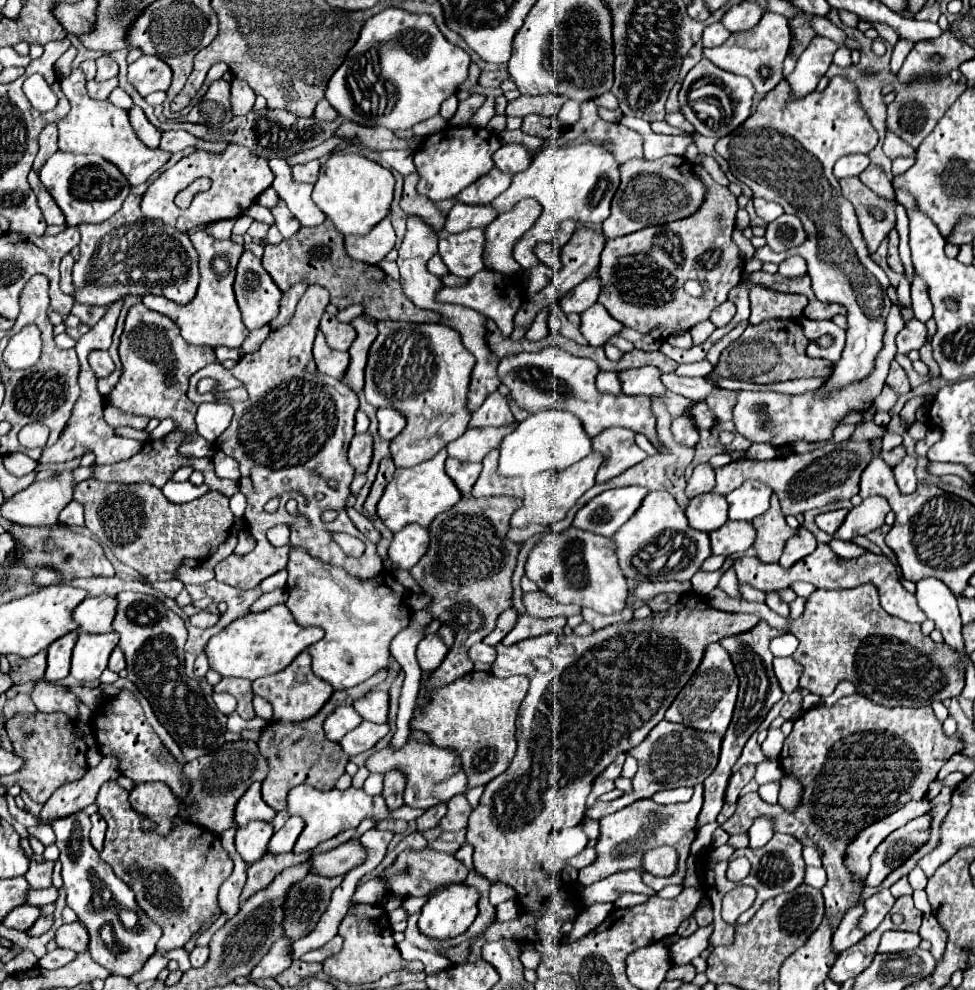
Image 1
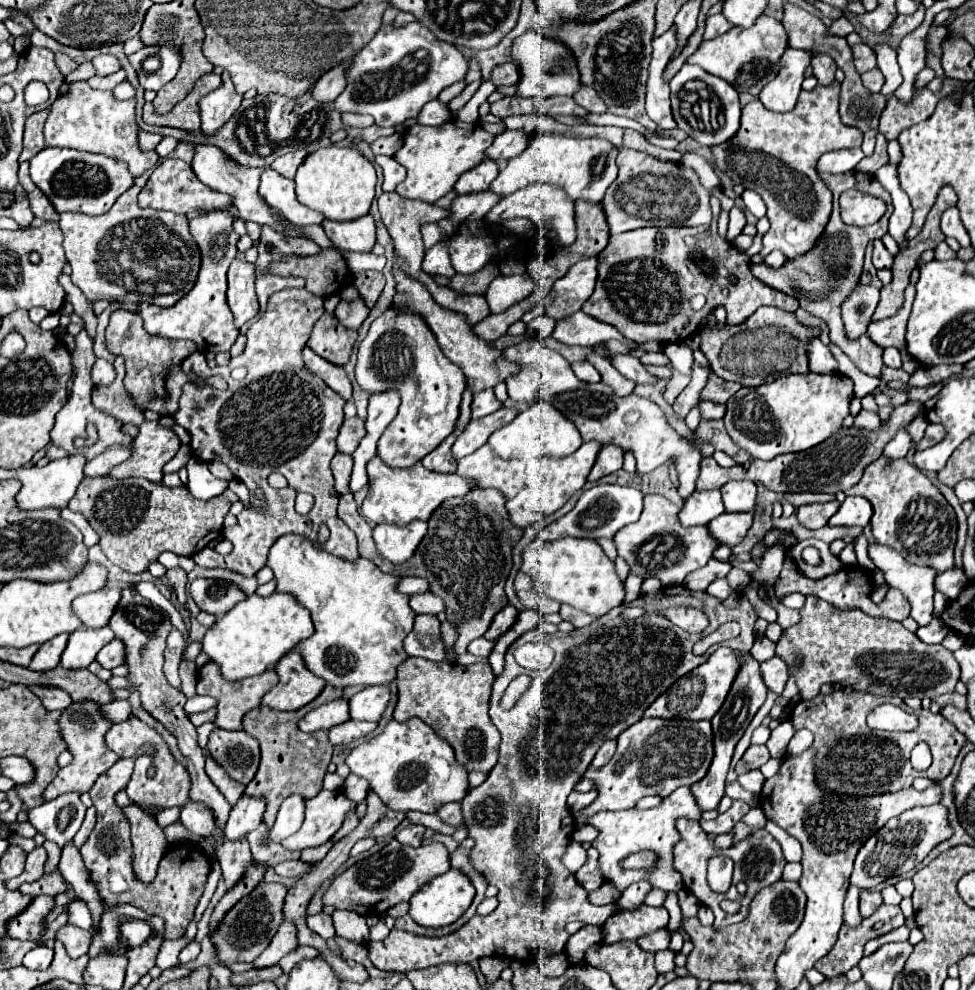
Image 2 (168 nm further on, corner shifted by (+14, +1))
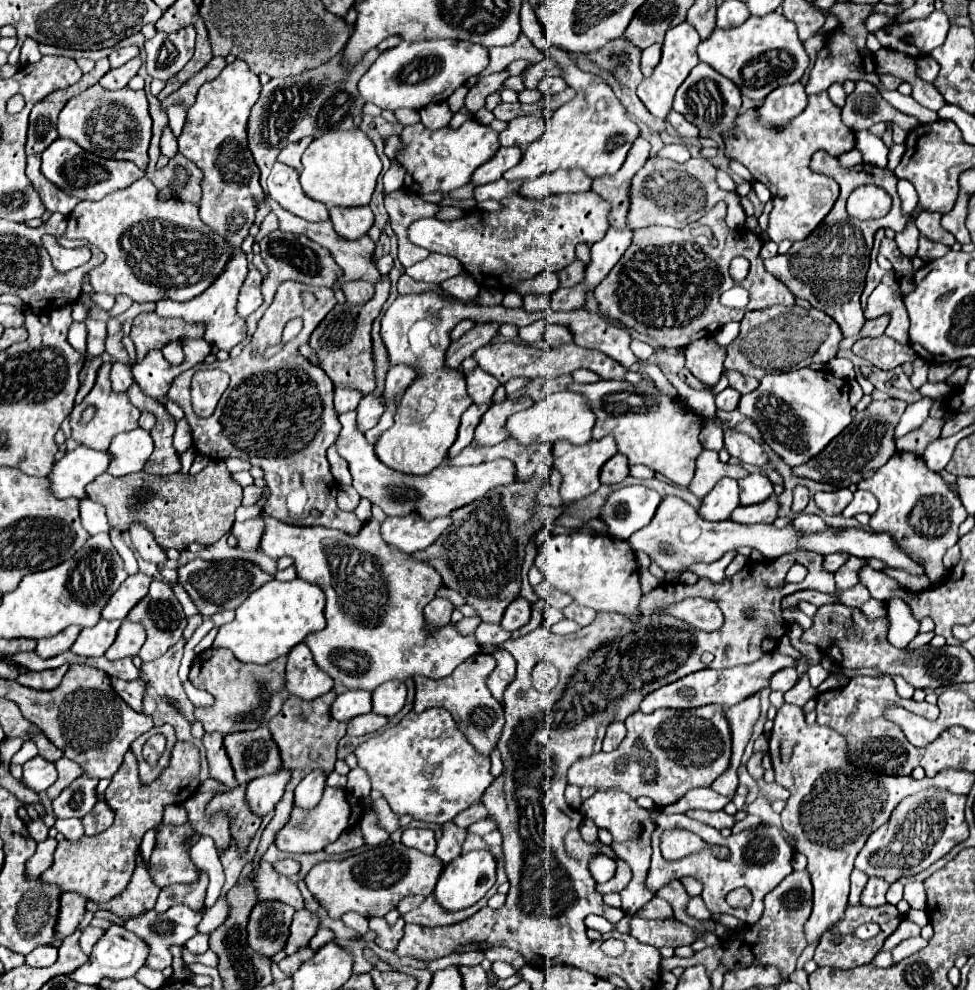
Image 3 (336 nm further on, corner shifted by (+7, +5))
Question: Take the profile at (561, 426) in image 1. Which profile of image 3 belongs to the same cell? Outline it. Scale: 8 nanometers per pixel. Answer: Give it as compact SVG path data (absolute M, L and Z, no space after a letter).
M561 390L561 392L547 396L545 400L537 402L537 404L533 404L531 408L513 414L507 422L507 432L519 444L533 444L533 442L553 444L557 440L567 440L571 444L585 444L591 440L593 426L595 426L595 414L593 414L587 398L577 392L571 392L571 390Z

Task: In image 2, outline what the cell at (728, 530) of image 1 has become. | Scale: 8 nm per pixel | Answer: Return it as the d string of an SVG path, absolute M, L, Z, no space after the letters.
M724 512L710 522L708 530L710 534L714 534L714 538L718 538L718 544L736 546L742 542L748 528L752 526L752 516L754 516L752 512L738 512L738 514Z

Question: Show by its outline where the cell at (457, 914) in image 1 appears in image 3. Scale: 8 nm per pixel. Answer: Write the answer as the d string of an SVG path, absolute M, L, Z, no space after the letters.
M473 850L473 852L457 856L449 866L443 868L433 894L445 910L449 910L449 912L463 910L463 908L469 908L475 902L479 902L489 892L489 888L495 884L495 878L497 878L495 856L489 850Z

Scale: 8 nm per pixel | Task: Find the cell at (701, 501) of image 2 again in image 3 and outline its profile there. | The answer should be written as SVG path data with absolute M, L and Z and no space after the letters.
M723 478L705 498L699 514L707 520L729 520L731 512L739 506L739 486L733 478Z

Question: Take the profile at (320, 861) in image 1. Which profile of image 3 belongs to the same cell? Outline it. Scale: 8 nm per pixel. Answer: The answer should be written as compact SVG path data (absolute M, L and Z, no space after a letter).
M279 860L273 864L275 872L281 874L281 876L293 876L299 872L299 864L295 860Z

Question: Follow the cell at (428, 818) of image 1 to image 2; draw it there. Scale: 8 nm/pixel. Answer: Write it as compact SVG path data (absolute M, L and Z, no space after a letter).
M410 824L404 830L400 830L400 834L396 834L396 840L406 844L406 846L420 846L424 830L426 828L422 824Z

